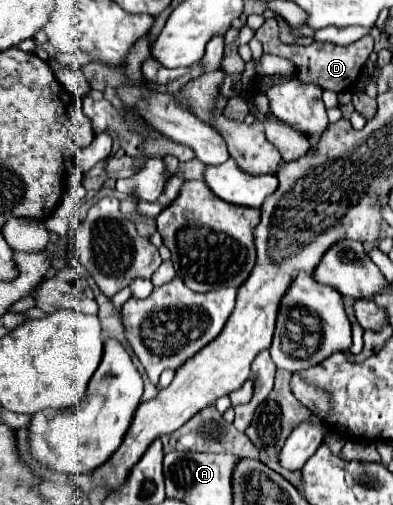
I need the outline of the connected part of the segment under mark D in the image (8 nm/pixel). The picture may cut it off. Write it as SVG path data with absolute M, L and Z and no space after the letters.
M265 19L263 27L257 29L257 33L255 33L255 39L259 39L263 43L262 47L265 53L291 59L295 63L295 67L297 67L297 73L295 73L297 79L301 79L305 83L311 81L311 83L319 85L321 89L331 89L331 91L337 91L337 93L349 89L359 79L359 75L363 71L363 65L365 65L365 61L369 59L369 55L373 51L373 37L371 35L365 35L359 41L355 41L351 45L345 45L345 47L333 45L333 43L317 43L317 41L313 41L307 47L283 45L277 39L277 21L275 19Z

